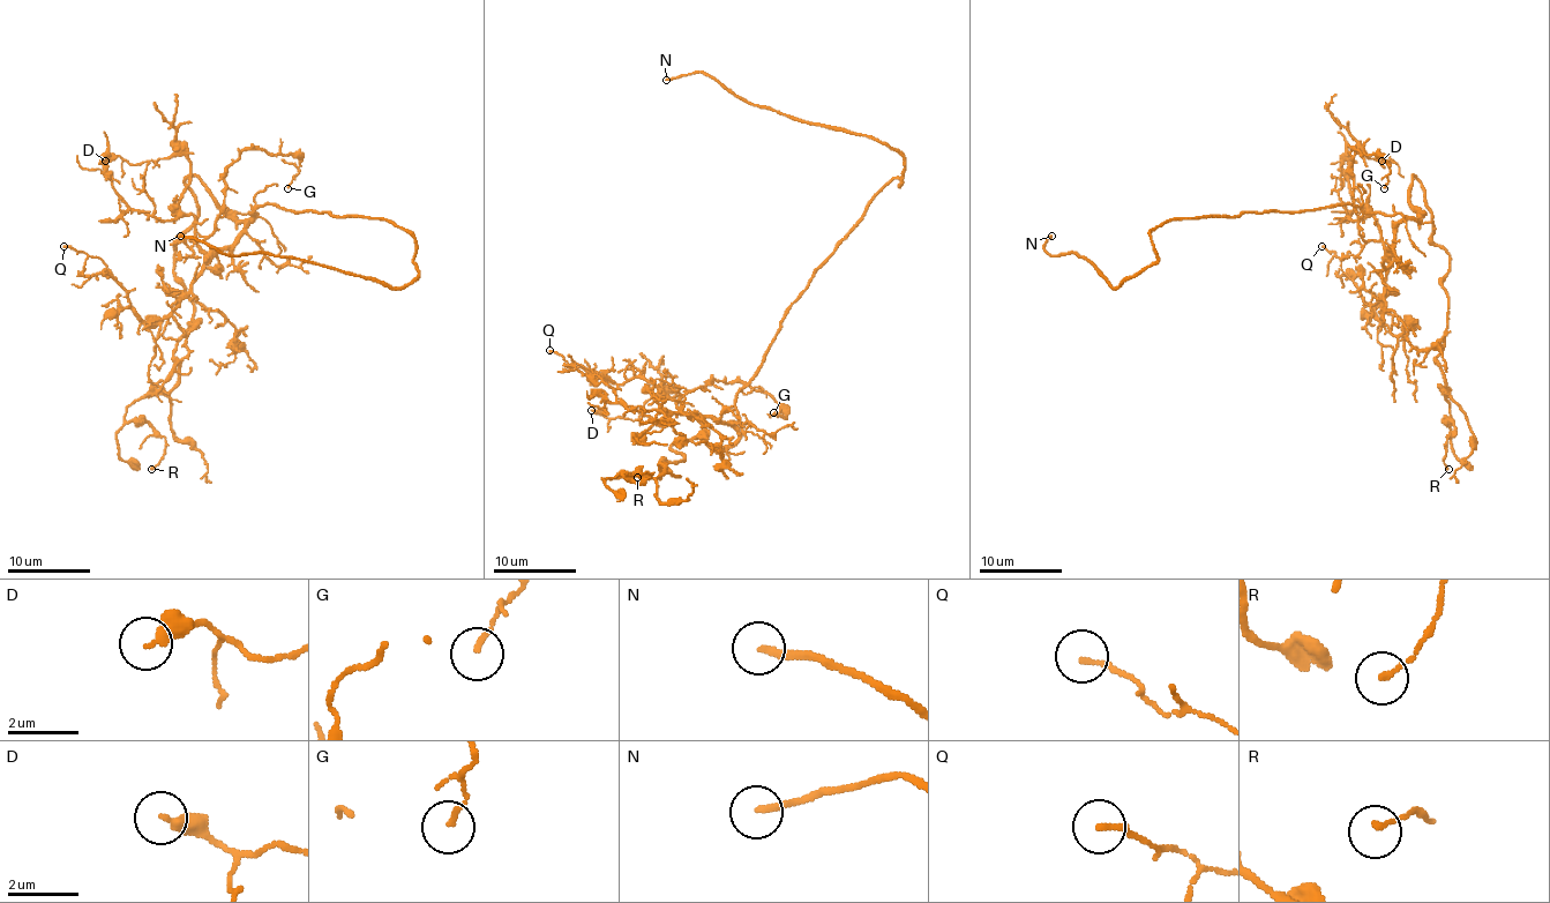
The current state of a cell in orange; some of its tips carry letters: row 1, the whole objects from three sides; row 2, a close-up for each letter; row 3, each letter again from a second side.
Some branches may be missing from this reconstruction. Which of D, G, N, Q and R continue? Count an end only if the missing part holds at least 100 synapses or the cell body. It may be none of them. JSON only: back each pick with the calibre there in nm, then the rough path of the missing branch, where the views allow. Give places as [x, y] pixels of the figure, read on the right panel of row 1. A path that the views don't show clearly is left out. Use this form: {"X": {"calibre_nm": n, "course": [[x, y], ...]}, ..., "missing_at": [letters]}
{"N": {"calibre_nm": 200, "course": [[1051, 236], [1039, 225], [1048, 223], [1046, 217]]}, "missing_at": ["N"]}

